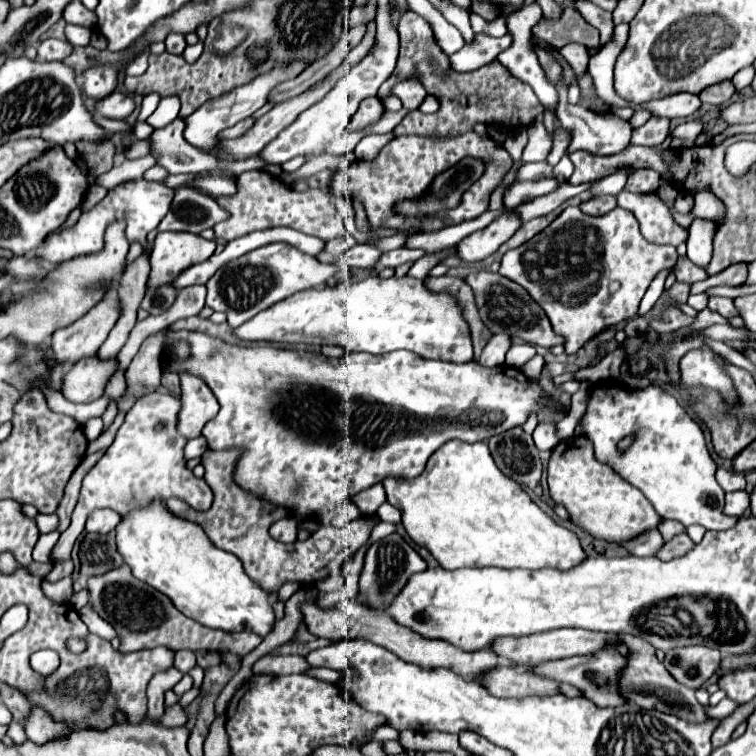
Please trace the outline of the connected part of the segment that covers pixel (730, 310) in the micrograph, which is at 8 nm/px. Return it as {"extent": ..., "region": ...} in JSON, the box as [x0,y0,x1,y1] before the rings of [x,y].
{"extent":[707,297,737,317],"region":[[[709,297],[707,307],[709,307],[711,311],[717,311],[717,313],[723,315],[723,317],[733,317],[733,315],[737,315],[737,309],[733,307],[733,299],[729,299],[729,297]]]}

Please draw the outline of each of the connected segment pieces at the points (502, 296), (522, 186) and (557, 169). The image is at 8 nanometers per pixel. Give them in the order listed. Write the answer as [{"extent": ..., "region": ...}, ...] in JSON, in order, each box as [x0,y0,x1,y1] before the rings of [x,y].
[{"extent":[465,271,563,347],"region":[[[479,271],[479,273],[467,275],[465,283],[473,289],[481,321],[487,325],[487,329],[493,335],[507,333],[513,339],[521,339],[525,343],[541,345],[541,347],[553,347],[553,345],[561,345],[563,343],[563,339],[559,339],[555,335],[555,331],[551,329],[551,323],[549,323],[545,311],[515,281],[511,281],[511,279],[507,279],[507,277],[499,275],[499,273]]]},{"extent":[505,179,559,207],"region":[[[543,179],[543,181],[525,181],[525,183],[515,183],[507,193],[505,193],[505,207],[515,207],[523,201],[533,201],[535,197],[541,197],[545,193],[551,193],[559,183],[555,179]]]},{"extent":[553,155,573,181],"region":[[[565,155],[565,157],[553,167],[553,175],[555,175],[557,181],[565,181],[565,179],[569,179],[571,173],[573,173],[573,163],[571,163],[571,159]]]}]

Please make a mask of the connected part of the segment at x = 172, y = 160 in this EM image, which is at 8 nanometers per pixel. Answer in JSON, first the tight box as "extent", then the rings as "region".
{"extent":[151,119,221,173],"region":[[[175,119],[165,129],[153,131],[151,155],[157,159],[157,165],[165,167],[169,173],[199,173],[209,167],[221,167],[217,159],[209,153],[197,151],[183,137],[183,119]]]}

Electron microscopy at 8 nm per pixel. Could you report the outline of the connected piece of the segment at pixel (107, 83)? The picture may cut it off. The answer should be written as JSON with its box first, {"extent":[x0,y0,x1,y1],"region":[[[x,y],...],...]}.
{"extent":[83,65,117,97],"region":[[[97,65],[91,67],[83,73],[83,91],[89,97],[105,97],[109,95],[115,85],[117,85],[117,67],[109,67],[109,65]]]}

